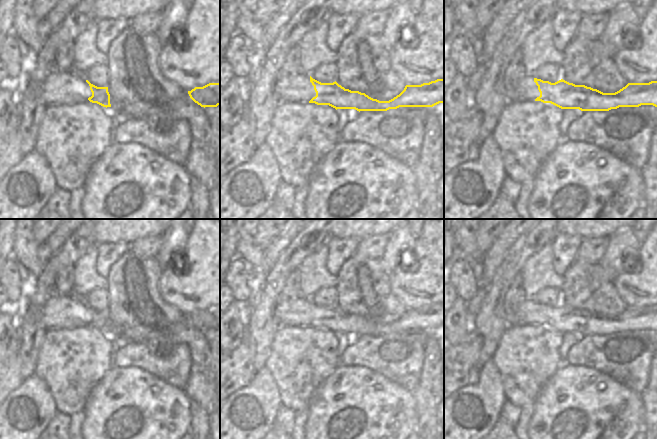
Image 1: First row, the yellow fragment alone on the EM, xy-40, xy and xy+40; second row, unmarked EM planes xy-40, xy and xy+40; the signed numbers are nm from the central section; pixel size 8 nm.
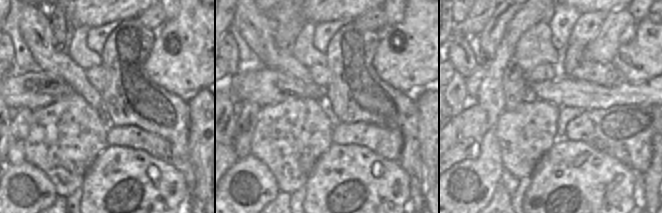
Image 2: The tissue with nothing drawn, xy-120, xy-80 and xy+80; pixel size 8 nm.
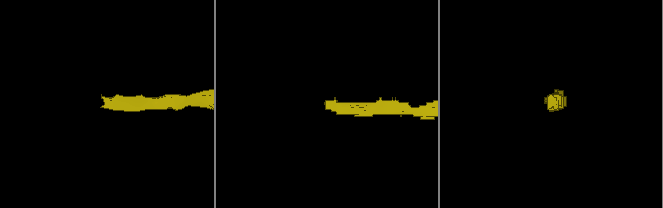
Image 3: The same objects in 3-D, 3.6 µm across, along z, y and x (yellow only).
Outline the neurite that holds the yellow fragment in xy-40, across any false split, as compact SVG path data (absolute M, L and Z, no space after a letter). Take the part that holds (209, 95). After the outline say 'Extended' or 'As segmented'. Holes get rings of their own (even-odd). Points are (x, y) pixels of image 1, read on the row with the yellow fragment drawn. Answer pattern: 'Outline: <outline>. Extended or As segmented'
Outline: M220 82L209 83L203 87L195 87L188 91L188 94L201 107L217 107L220 105Z. As segmented.

